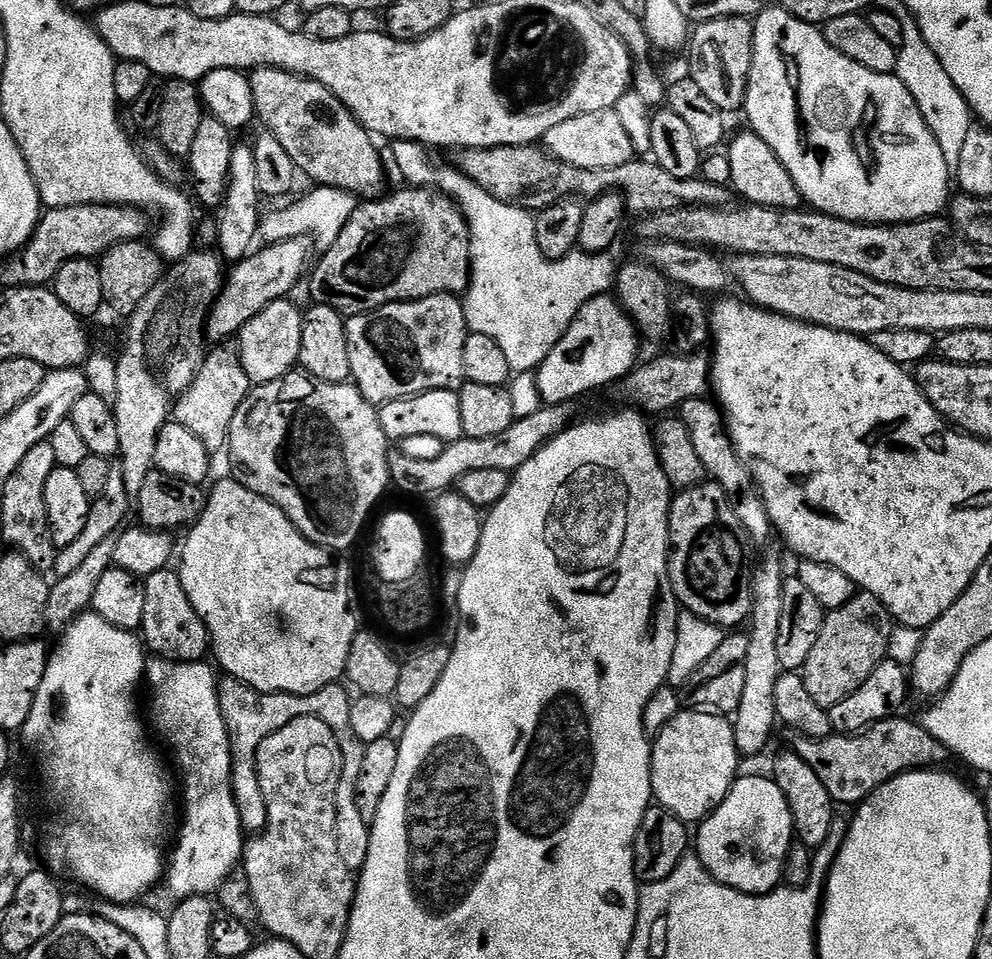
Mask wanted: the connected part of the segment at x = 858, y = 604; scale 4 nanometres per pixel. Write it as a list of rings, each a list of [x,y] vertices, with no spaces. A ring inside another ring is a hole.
[[[863,590],[857,591],[848,602],[838,606],[833,612],[827,613],[818,634],[818,642],[814,642],[814,650],[810,650],[810,658],[806,658],[802,669],[810,698],[814,698],[818,706],[827,709],[838,706],[842,698],[850,698],[850,694],[854,694],[854,690],[858,690],[858,686],[862,686],[862,682],[866,682],[866,678],[870,678],[870,674],[874,674],[876,667],[886,659],[893,627],[894,621],[886,606],[882,606],[882,602],[874,598],[874,594]]]

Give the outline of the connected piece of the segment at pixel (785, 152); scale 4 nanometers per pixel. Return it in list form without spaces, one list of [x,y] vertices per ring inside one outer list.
[[[769,6],[769,8],[760,13],[759,16],[755,17],[753,23],[753,58],[750,62],[748,88],[745,90],[745,100],[742,109],[743,115],[748,115],[751,131],[765,140],[766,145],[770,146],[770,149],[784,164],[789,174],[793,176],[794,184],[800,191],[803,199],[811,205],[817,212],[825,212],[827,216],[837,216],[843,220],[852,220],[855,224],[907,224],[909,220],[926,220],[929,218],[936,218],[941,215],[940,212],[945,211],[946,205],[949,203],[950,195],[948,196],[948,183],[950,184],[950,177],[948,175],[948,166],[946,159],[942,154],[942,149],[938,146],[938,140],[934,133],[931,132],[930,127],[926,124],[926,120],[922,116],[922,112],[915,104],[914,98],[911,97],[910,90],[903,85],[899,78],[895,74],[889,74],[886,72],[875,72],[874,70],[866,70],[866,66],[858,66],[858,62],[854,62],[854,58],[846,58],[846,54],[841,54],[838,50],[834,50],[834,46],[830,46],[830,42],[826,42],[823,31],[815,24],[808,24],[805,21],[799,20],[798,18],[791,16],[786,9],[779,6]]]

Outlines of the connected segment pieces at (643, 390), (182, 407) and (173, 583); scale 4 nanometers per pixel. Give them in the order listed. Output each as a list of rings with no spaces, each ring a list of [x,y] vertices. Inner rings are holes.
[[[701,350],[694,353],[671,354],[672,356],[656,356],[653,360],[637,363],[636,367],[624,377],[622,387],[624,387],[624,396],[629,400],[633,409],[639,410],[641,413],[648,412],[664,412],[660,414],[668,414],[671,410],[679,409],[682,402],[687,400],[699,400],[707,397],[710,392],[710,381],[712,379],[712,361],[709,353]]]
[[[216,346],[213,348],[216,349],[213,352],[211,349],[205,355],[202,366],[198,370],[194,380],[190,382],[188,389],[176,399],[174,420],[175,423],[186,426],[186,430],[190,430],[190,434],[194,434],[194,438],[198,438],[198,442],[202,442],[202,446],[206,446],[209,453],[216,454],[219,448],[221,451],[227,445],[230,422],[234,422],[234,414],[238,414],[238,406],[242,406],[242,402],[248,396],[250,381],[240,361],[239,351],[235,347]]]
[[[171,567],[158,570],[154,574],[143,577],[142,587],[144,601],[138,635],[145,649],[153,657],[162,660],[203,661],[210,652],[208,628],[202,622],[198,610],[190,606],[190,598],[186,598],[186,590],[182,590],[179,571]]]

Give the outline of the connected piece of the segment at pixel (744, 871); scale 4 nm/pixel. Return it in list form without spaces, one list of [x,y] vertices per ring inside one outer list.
[[[741,775],[732,785],[727,798],[703,820],[698,828],[700,833],[694,836],[694,852],[704,864],[704,869],[719,884],[751,896],[767,896],[781,887],[780,875],[783,874],[784,863],[788,860],[788,847],[794,844],[790,806],[782,790],[778,790],[775,779],[765,776]]]

